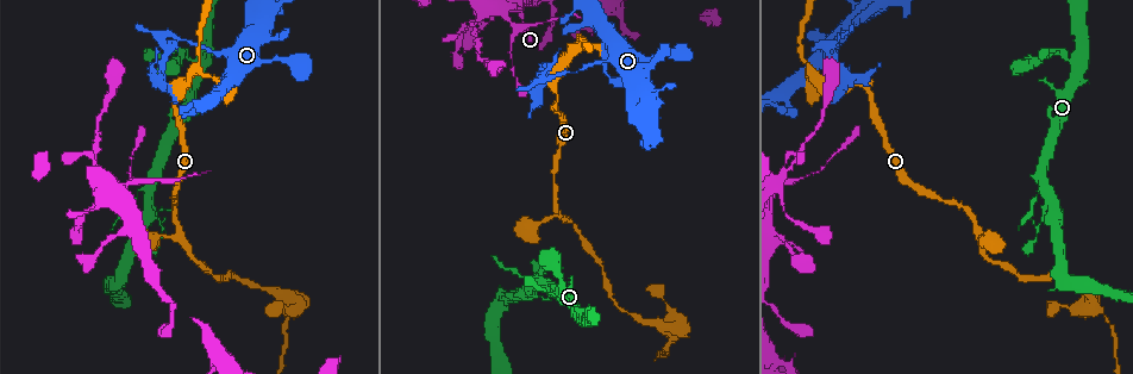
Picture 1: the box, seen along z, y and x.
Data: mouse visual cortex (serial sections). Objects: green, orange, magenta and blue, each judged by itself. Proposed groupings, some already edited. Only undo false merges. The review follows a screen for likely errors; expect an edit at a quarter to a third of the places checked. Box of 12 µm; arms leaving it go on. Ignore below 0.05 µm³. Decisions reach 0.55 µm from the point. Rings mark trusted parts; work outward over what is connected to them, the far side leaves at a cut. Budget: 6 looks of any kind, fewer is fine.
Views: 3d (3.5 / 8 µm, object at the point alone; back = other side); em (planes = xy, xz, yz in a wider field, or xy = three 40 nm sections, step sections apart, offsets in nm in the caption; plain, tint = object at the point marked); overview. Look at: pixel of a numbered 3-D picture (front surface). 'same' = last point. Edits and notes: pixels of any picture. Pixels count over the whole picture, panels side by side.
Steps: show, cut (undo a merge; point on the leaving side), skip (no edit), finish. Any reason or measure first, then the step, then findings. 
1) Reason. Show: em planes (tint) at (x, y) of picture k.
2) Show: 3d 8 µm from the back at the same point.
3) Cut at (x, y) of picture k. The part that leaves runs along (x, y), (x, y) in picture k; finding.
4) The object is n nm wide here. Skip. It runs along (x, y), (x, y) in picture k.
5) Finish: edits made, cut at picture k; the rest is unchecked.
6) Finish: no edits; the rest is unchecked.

Thick turns thin. Show: 3d 8 µm at (149, 205) of picture 1.

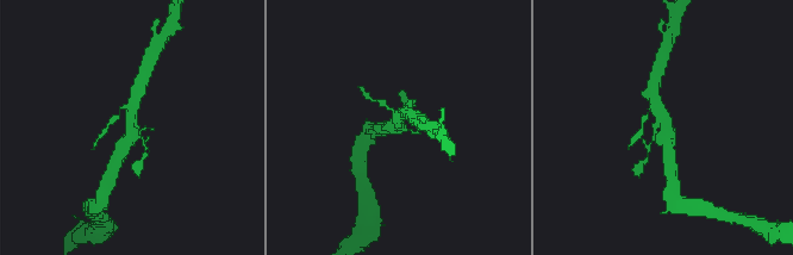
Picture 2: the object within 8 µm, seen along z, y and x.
Show: em xy step 2 (tint) at (665, 122) of picture 2.

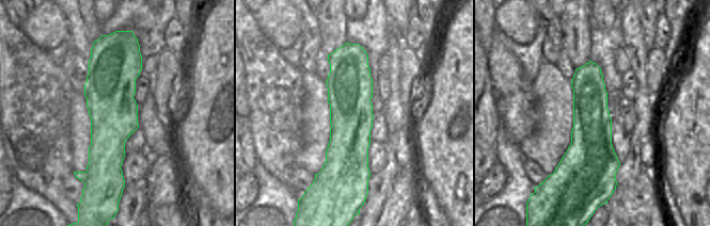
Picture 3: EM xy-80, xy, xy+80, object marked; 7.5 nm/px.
Cut at (404, 98) of picture 2. The part that leaves runs along (655, 130), (650, 149), (636, 175) in picture 2; two cells meet here.

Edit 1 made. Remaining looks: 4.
Arms part here. Show: 3d 3.5 µm from the back at (478, 19) of picture 1.

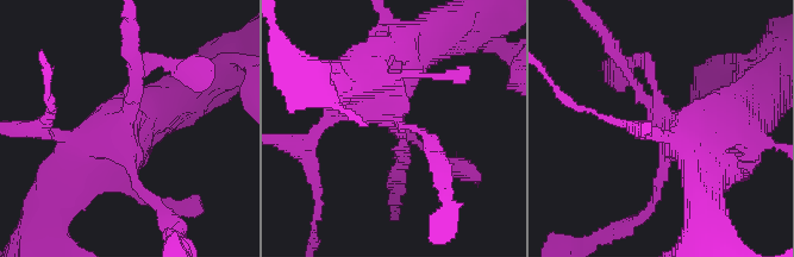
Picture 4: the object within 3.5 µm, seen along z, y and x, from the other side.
Show: em xy step 2 (tint) at (654, 107) of picture 4.

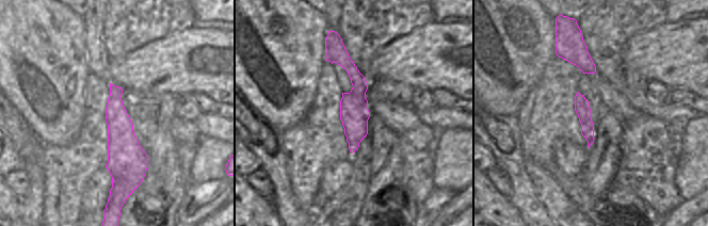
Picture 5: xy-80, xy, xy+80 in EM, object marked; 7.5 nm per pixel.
Cut it another way. Show: em planes (tint) at the same point.

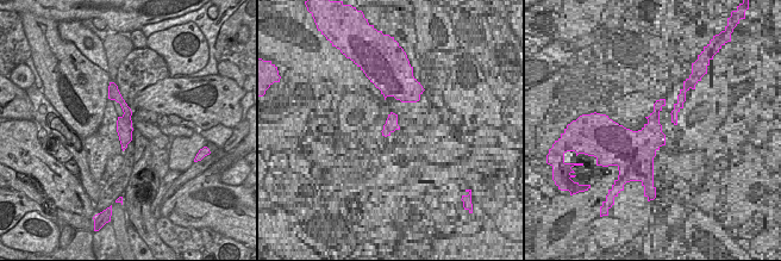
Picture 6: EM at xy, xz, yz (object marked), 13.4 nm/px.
The object is 220 nm wide here. Skip. It runs along (702, 154), (650, 106), (608, 39) in picture 4; continuous, no second cell.

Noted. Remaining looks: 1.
Abrupt turn. Show: 3d 3.5 µm at (1062, 52) of picture 1.

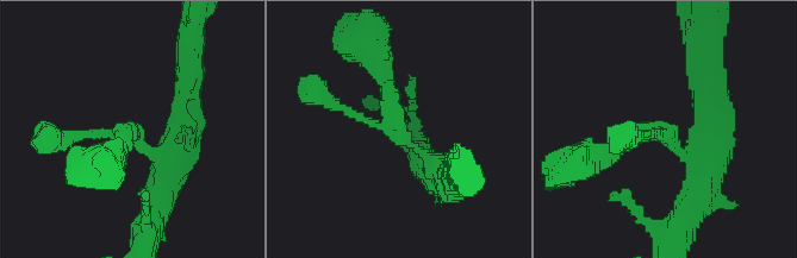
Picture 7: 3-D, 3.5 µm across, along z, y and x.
Skip. It runs along (434, 171), (397, 130), (379, 62) in picture 7; continuous, no second cell.

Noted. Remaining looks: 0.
Finish: edits made, cut at picture 2; the rest is unchecked.

